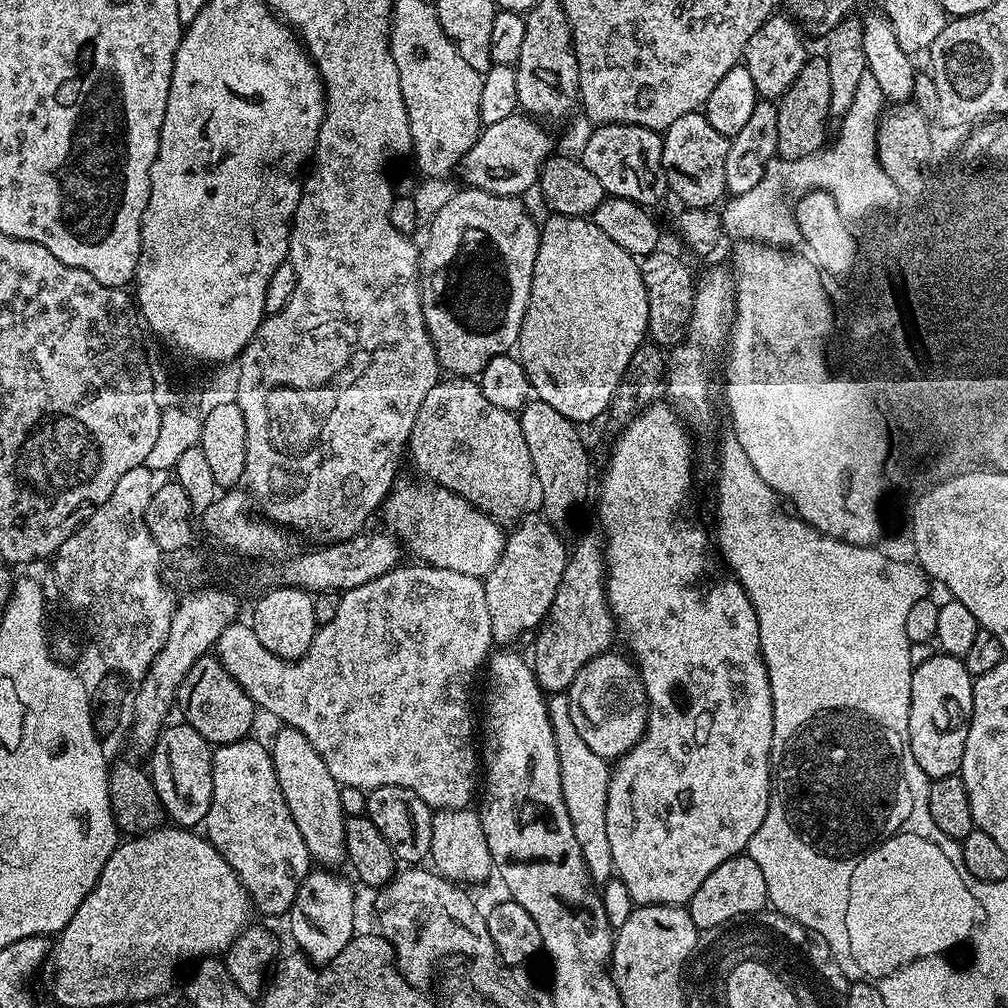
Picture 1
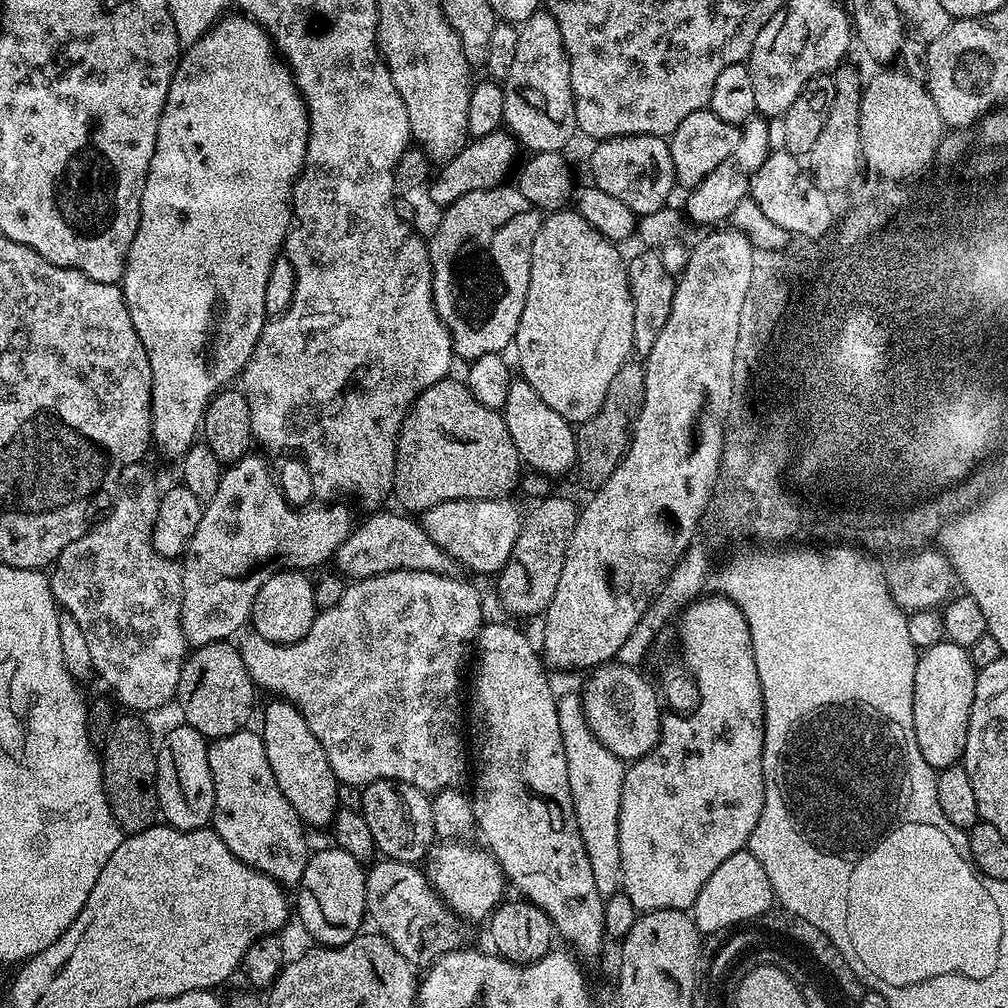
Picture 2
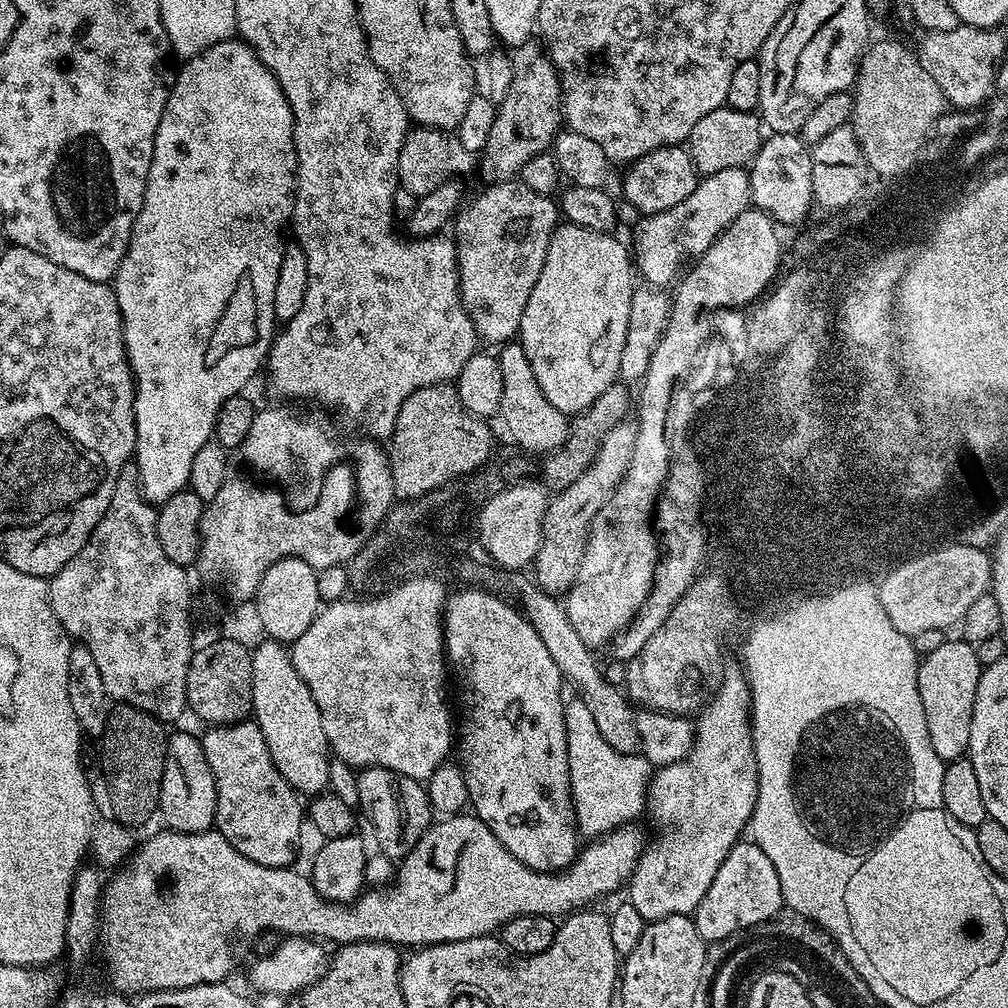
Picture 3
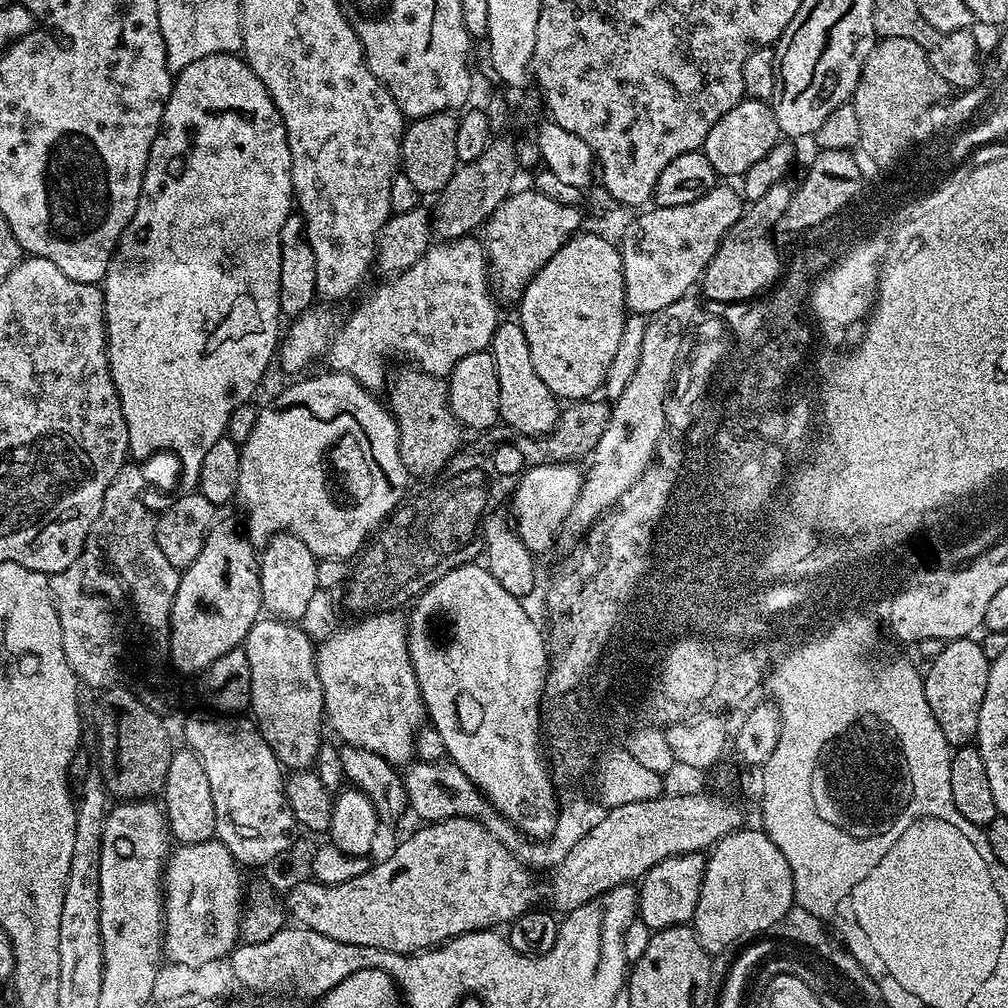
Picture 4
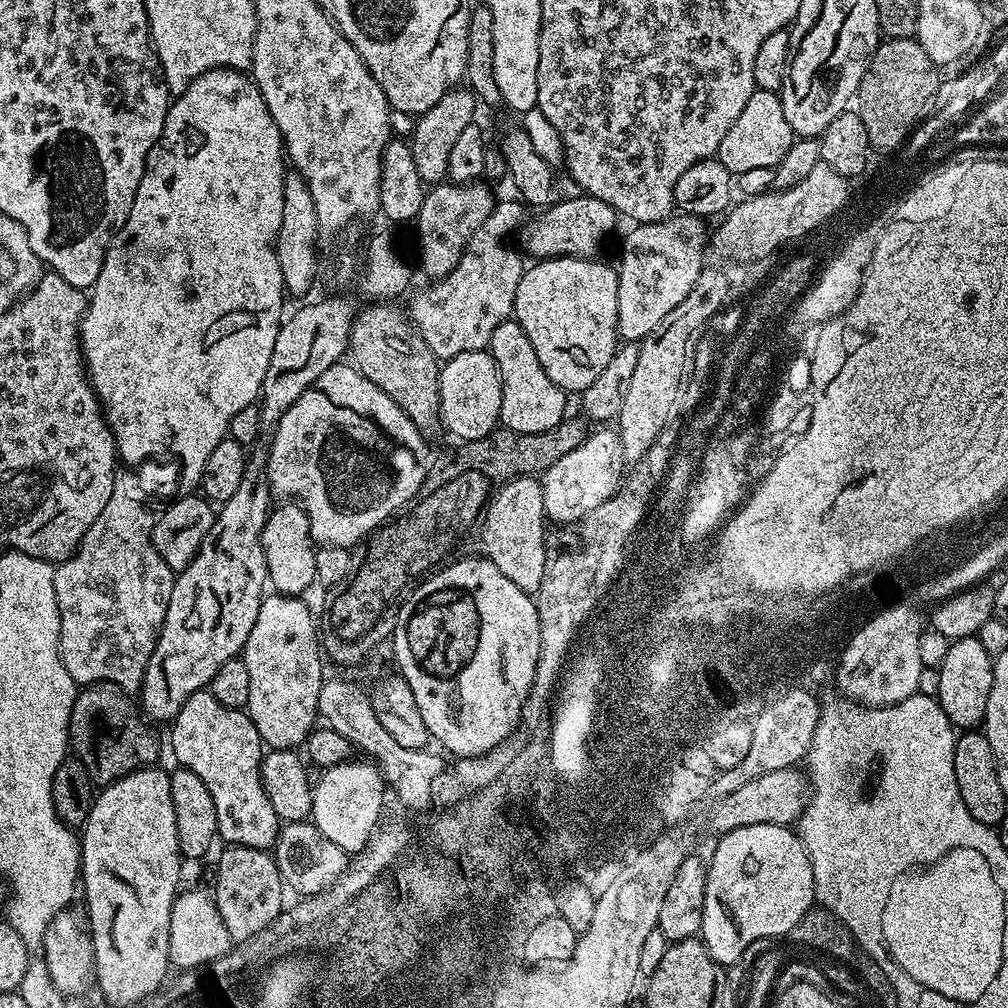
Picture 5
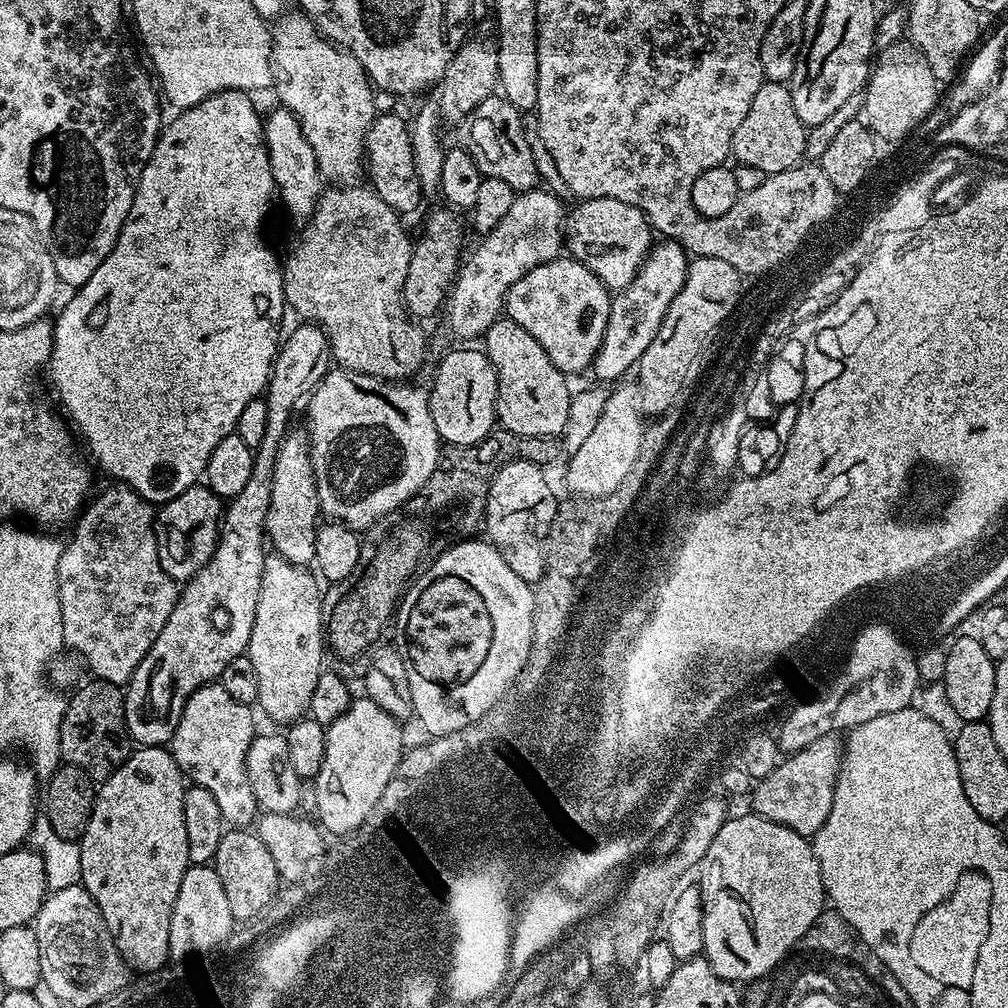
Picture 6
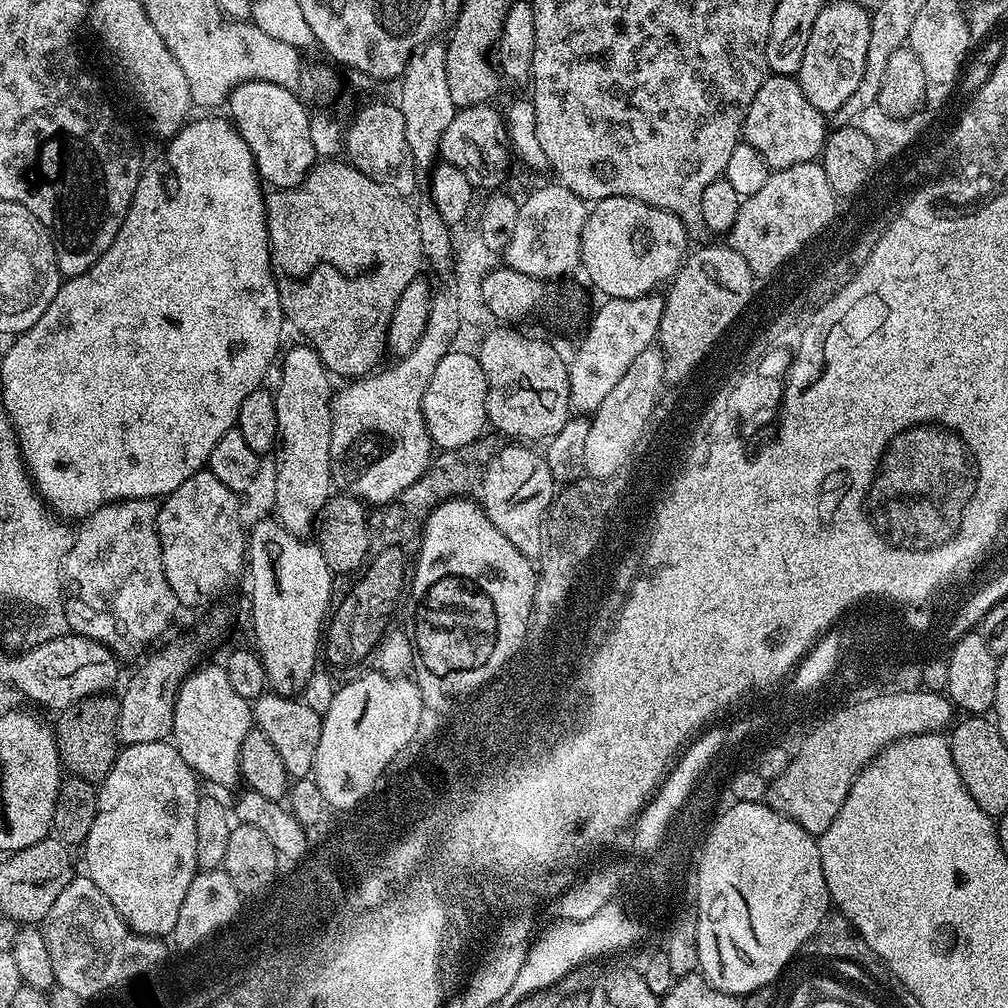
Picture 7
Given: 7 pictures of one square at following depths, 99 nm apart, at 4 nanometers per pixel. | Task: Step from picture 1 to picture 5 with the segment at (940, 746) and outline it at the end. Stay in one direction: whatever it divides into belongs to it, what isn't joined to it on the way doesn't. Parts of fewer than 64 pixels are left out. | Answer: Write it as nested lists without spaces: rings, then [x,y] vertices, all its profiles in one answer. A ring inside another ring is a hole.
[[[976,636],[953,640],[950,650],[946,650],[946,658],[942,658],[942,666],[938,670],[937,676],[940,677],[936,680],[934,695],[940,701],[946,718],[950,718],[953,728],[976,730],[983,725],[986,701],[990,699],[990,686],[994,682],[993,663],[994,658],[986,654],[986,649]]]

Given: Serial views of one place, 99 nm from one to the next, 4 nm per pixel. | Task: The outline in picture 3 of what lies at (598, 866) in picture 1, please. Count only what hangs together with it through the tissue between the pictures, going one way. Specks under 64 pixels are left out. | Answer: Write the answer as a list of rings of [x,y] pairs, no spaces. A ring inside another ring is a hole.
[[[572,698],[564,705],[564,721],[566,722],[566,750],[568,751],[568,761],[570,762],[570,786],[572,787],[572,809],[576,811],[576,826],[581,837],[588,836],[587,838],[599,838],[608,835],[608,833],[621,828],[624,824],[633,823],[637,818],[636,815],[641,815],[645,809],[646,801],[648,799],[648,784],[652,781],[652,774],[654,765],[648,761],[642,754],[620,753],[610,743],[606,742],[602,734],[598,732],[597,723],[594,722],[593,715],[589,713],[589,709],[585,703],[580,699]]]

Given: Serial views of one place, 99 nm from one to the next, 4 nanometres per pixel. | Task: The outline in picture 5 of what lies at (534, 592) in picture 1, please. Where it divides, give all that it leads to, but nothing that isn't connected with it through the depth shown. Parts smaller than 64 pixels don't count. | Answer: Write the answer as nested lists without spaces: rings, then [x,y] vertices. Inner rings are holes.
[[[705,266],[698,274],[698,282],[694,282],[694,290],[650,330],[650,334],[645,340],[639,341],[638,362],[634,369],[634,374],[630,378],[630,386],[626,390],[626,398],[622,401],[622,410],[618,417],[618,431],[620,434],[620,445],[624,451],[625,461],[635,462],[644,457],[646,450],[658,438],[658,434],[663,430],[668,421],[671,421],[676,410],[676,399],[679,394],[679,386],[686,378],[686,362],[689,360],[689,344],[692,341],[693,333],[699,331],[700,324],[704,317],[711,315],[712,310],[720,304],[724,298],[723,276],[715,272],[710,266]]]

